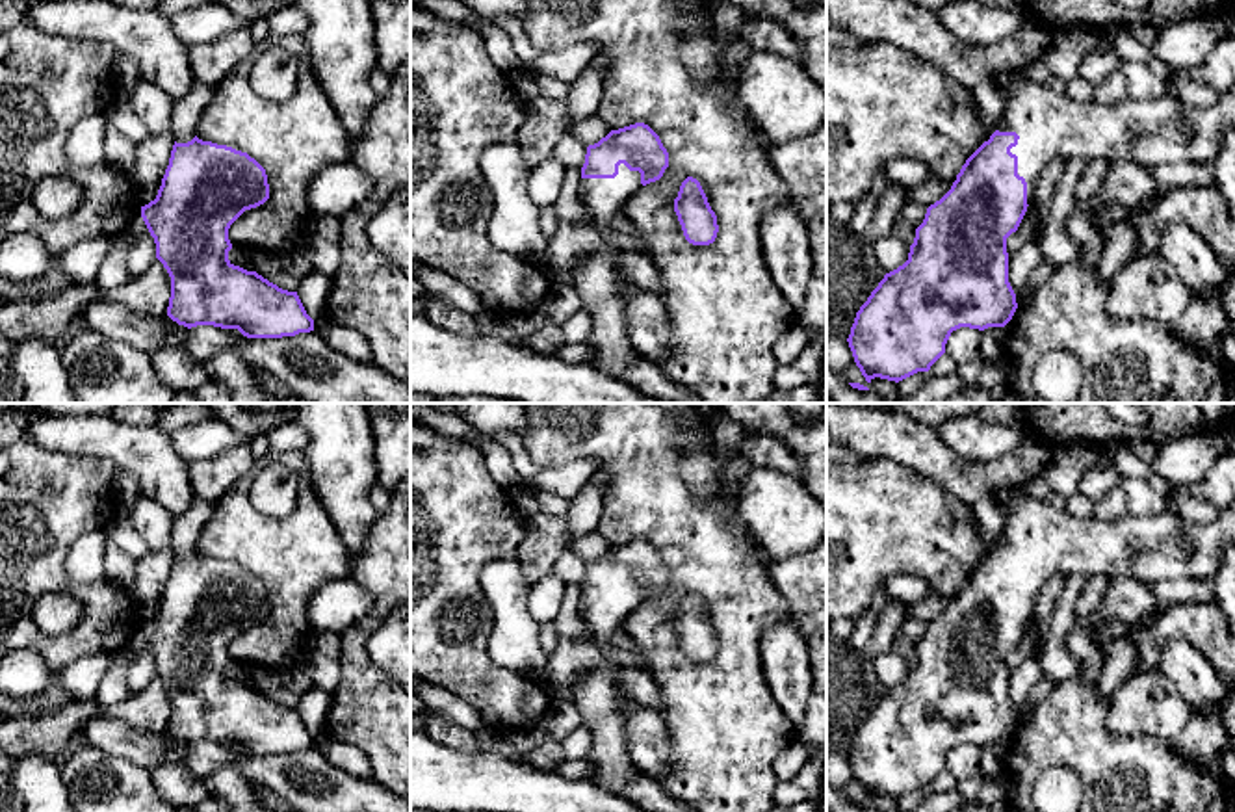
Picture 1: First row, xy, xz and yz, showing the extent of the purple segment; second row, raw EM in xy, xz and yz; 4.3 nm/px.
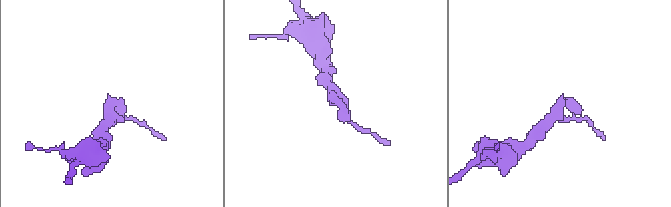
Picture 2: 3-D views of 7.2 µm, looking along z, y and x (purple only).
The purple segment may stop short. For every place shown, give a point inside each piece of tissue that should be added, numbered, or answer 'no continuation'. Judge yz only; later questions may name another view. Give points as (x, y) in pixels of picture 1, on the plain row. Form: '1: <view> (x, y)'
1: yz (1050, 541)

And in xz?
1: xz (598, 695)

